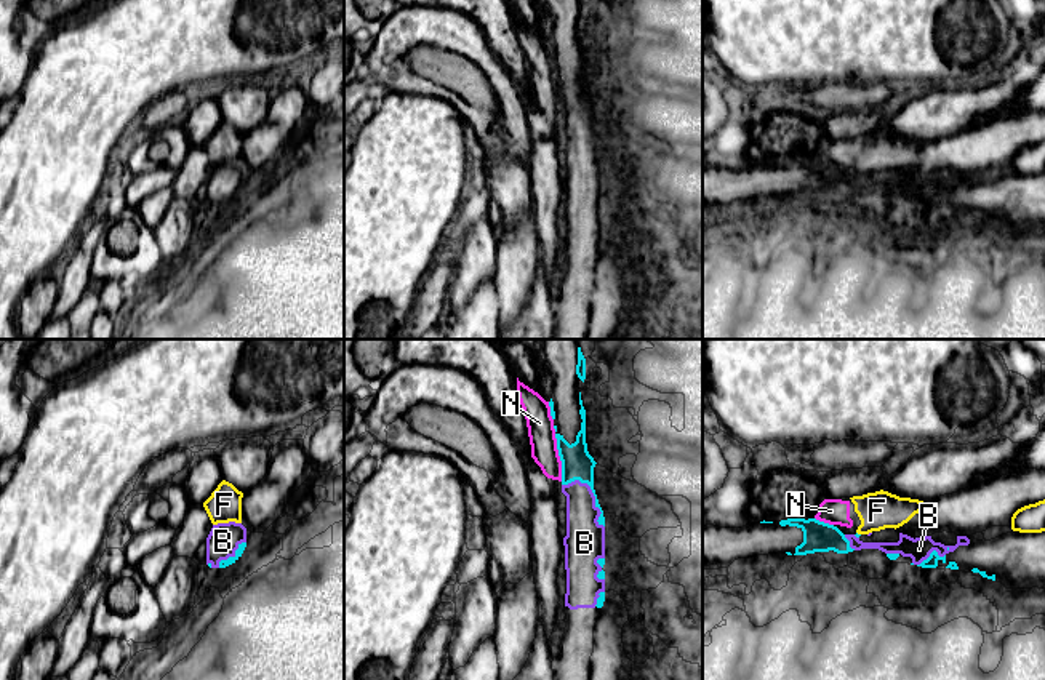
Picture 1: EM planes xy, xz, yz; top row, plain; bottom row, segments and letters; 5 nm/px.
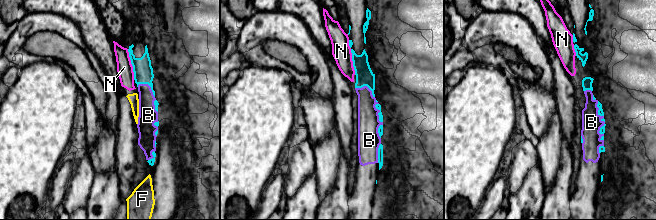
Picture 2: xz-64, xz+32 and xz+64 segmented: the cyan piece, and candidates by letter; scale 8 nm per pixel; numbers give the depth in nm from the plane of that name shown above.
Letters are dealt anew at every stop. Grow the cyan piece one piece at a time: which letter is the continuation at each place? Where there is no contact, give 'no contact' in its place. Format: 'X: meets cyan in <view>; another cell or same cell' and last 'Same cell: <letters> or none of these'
B: meets cyan in xz; same cell
F: meets cyan in yz; another cell
N: meets cyan in xz; another cell
Same cell: B

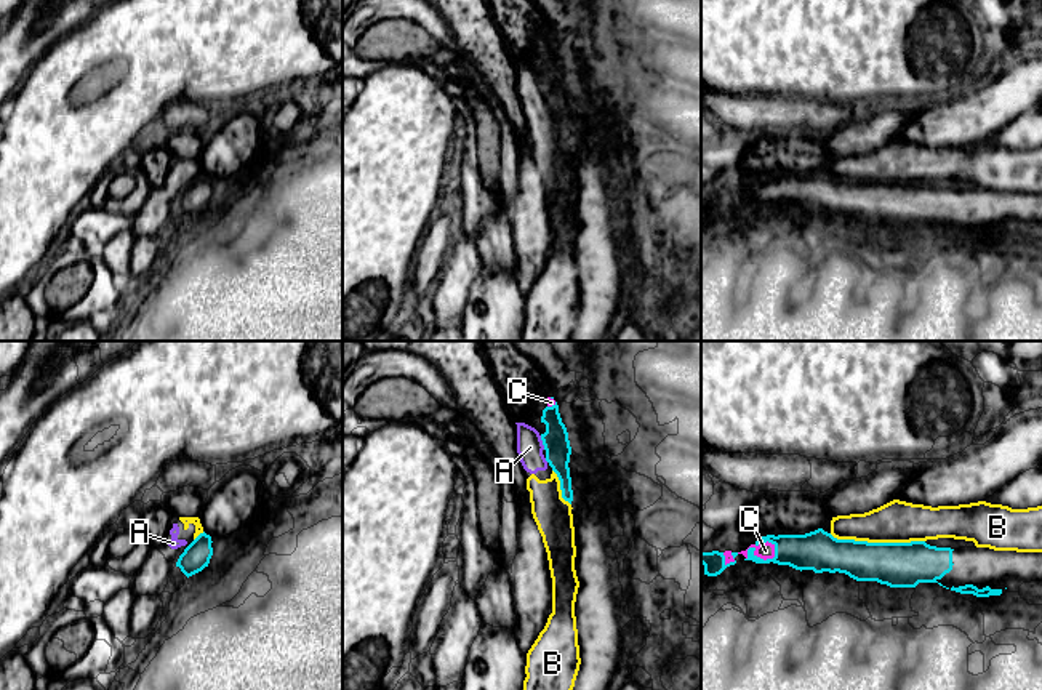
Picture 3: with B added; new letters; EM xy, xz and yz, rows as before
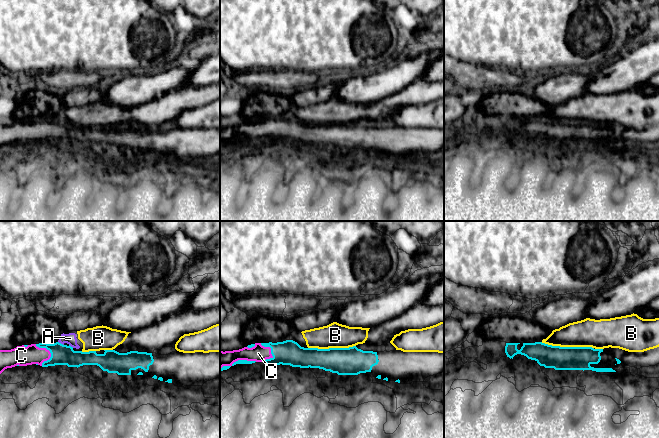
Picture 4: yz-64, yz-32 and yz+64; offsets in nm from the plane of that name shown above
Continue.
A: meets cyan in xz; another cell
B: meets cyan in yz; another cell
C: meets cyan in yz; same cell
Same cell: C

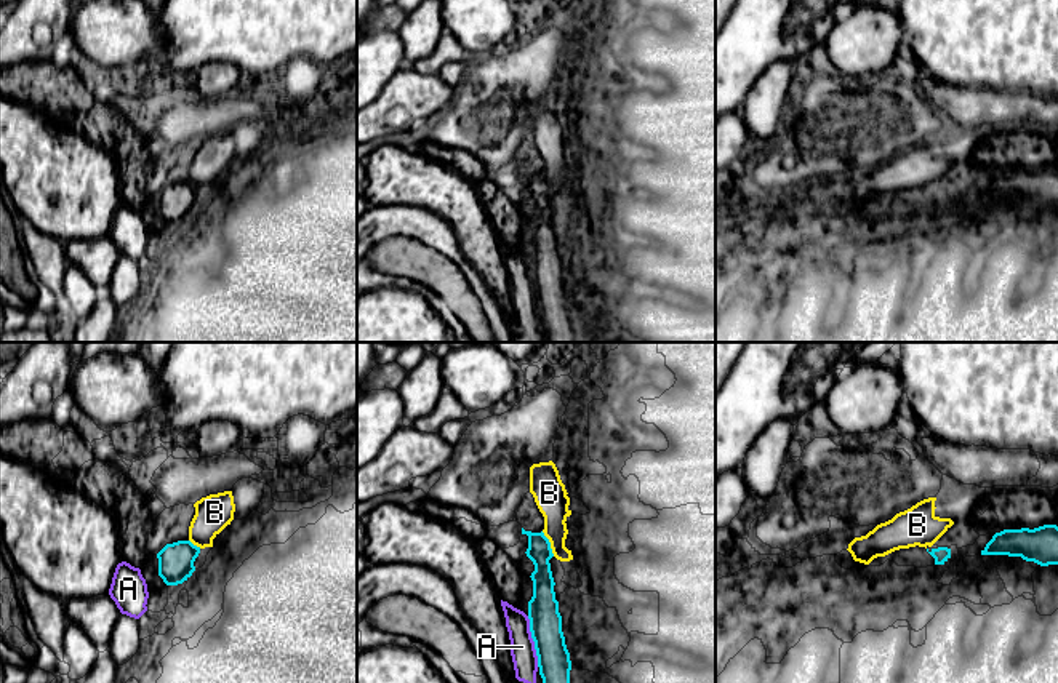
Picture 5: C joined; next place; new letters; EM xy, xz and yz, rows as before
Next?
A: meets cyan in xz; another cell
B: meets cyan in xz; another cell
Same cell: none of these

